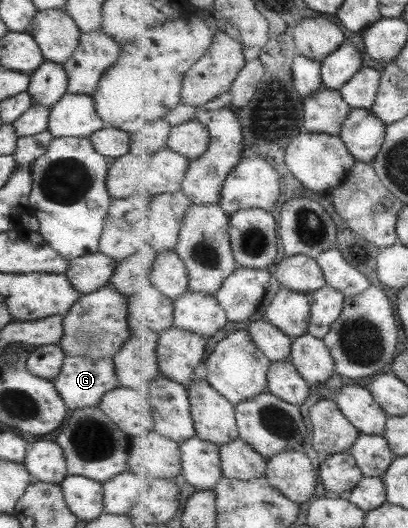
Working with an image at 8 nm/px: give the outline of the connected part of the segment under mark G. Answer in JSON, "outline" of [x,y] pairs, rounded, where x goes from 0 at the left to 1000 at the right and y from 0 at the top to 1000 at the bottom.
{"outline":[[[154,676],[154,689],[125,727],[167,775],[235,771],[250,748],[292,731],[275,678]]]}

